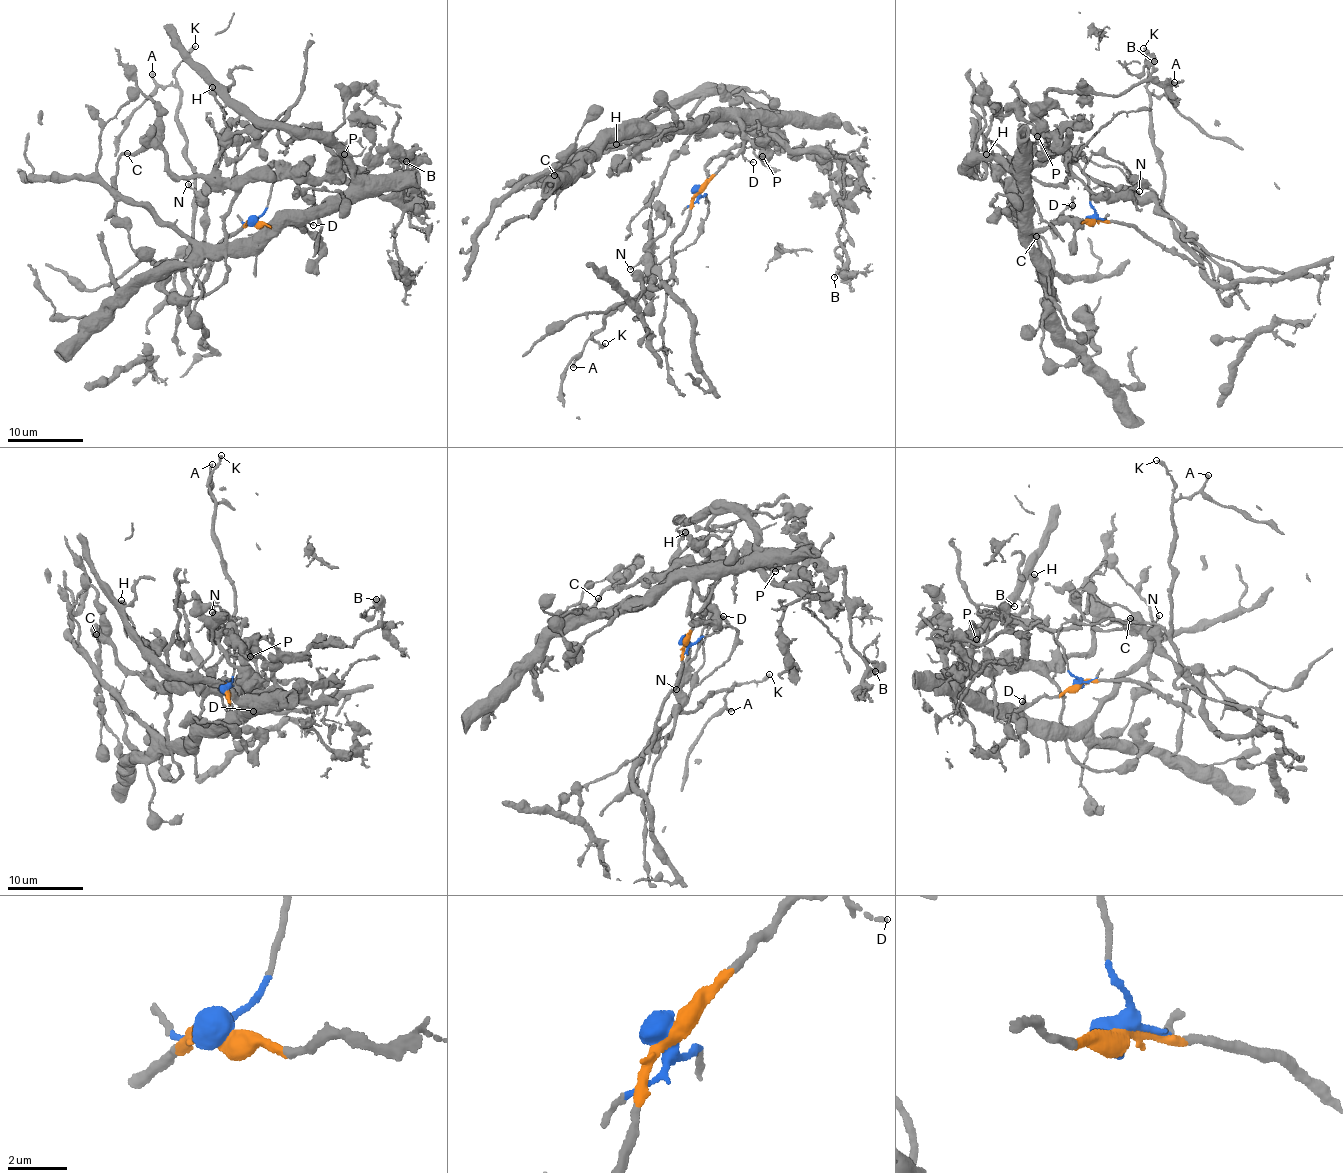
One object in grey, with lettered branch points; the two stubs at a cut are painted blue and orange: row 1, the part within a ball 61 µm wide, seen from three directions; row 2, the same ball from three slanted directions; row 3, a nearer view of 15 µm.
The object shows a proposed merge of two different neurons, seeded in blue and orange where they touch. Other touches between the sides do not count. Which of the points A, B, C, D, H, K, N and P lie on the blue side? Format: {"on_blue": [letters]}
{"on_blue": ["A", "K", "N"]}

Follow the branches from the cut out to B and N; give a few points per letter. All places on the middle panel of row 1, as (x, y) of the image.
B: (699, 190), (740, 150), (741, 120), (772, 122), (789, 156), (819, 153), (828, 161), (848, 262), (834, 277)
N: (699, 190), (701, 196), (706, 194), (705, 203), (709, 201), (700, 236), (658, 263), (647, 260), (629, 269)

